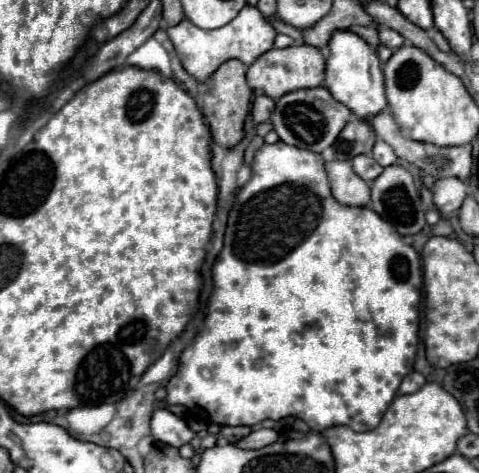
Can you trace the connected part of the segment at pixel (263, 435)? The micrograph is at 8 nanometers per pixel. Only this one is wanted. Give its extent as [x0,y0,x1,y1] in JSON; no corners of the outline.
[235,428,277,450]

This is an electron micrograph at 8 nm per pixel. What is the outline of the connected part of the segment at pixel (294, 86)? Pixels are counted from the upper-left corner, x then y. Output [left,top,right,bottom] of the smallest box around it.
[247,46,325,100]

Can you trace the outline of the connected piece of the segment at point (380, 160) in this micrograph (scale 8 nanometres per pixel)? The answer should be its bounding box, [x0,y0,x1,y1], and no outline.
[371,140,397,168]

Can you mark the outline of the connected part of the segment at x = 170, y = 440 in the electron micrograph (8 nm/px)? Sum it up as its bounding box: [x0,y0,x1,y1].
[151,410,195,448]

